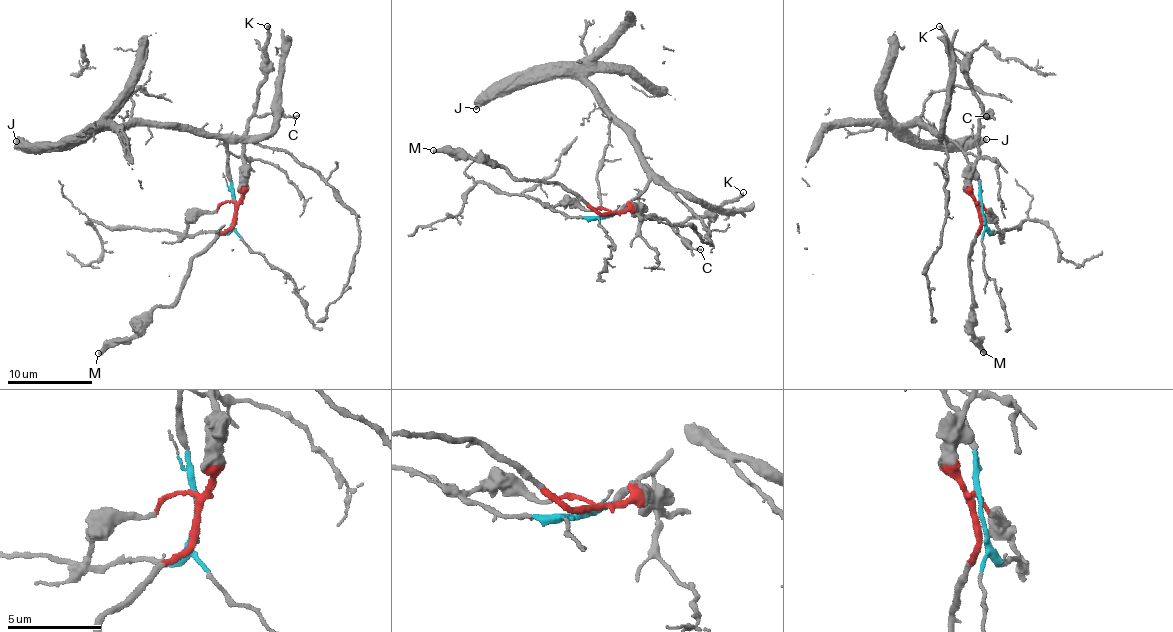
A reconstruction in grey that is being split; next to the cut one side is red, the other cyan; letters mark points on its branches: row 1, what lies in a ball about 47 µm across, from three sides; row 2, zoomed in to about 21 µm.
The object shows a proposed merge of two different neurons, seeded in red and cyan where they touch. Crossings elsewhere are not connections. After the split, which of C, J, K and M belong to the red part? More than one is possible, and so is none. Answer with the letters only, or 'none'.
C, K, M

